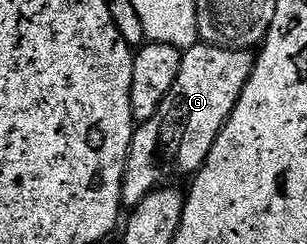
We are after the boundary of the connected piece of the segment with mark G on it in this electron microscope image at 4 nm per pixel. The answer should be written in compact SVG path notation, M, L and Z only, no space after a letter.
M197 44L183 51L174 88L170 88L170 92L162 100L156 115L150 121L137 125L136 134L132 137L122 184L122 200L125 207L136 207L142 200L146 200L146 196L175 183L172 181L183 174L195 175L208 161L210 148L214 148L214 140L218 140L218 136L224 131L224 125L228 123L228 117L234 112L255 69L256 59L252 50L223 50L220 46Z

